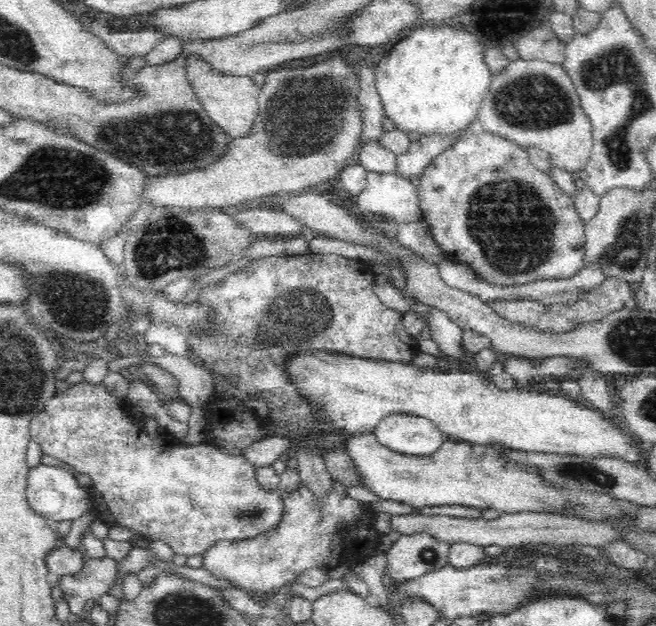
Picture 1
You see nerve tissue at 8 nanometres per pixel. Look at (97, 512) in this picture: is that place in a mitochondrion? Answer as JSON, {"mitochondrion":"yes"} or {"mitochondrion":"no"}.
{"mitochondrion":"no"}

